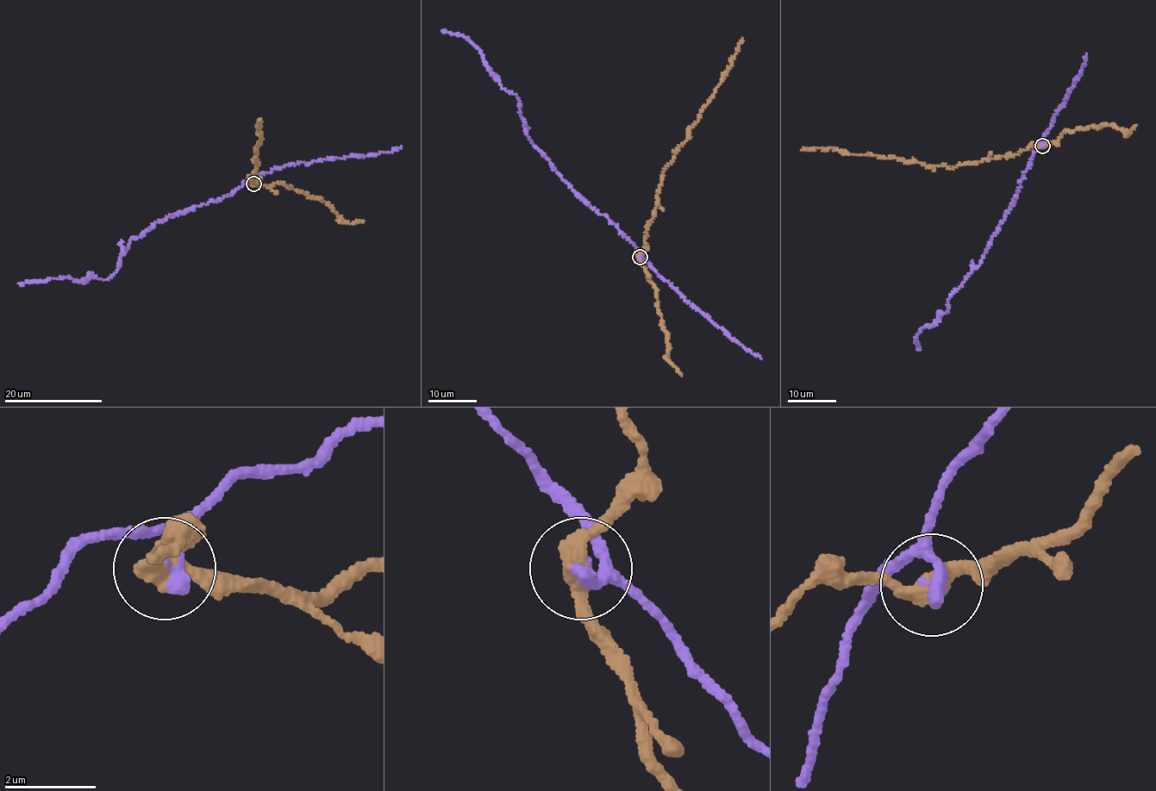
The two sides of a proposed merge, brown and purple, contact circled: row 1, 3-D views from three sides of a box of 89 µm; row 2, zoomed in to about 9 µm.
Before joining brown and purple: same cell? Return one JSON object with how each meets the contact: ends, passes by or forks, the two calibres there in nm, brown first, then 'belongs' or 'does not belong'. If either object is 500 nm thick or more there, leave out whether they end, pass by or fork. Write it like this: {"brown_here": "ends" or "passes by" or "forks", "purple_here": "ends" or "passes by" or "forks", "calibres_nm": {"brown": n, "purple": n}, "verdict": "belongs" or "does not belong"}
{"brown_here": "passes by", "purple_here": "passes by", "calibres_nm": {"brown": 420, "purple": 240}, "verdict": "does not belong"}

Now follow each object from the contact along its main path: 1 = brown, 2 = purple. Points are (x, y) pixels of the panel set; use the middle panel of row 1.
1: (640, 257), (665, 166), (720, 83), (742, 38)
2: (640, 257), (618, 228), (578, 194), (531, 144), (518, 99), (490, 71), (479, 49), (463, 35), (441, 31)

